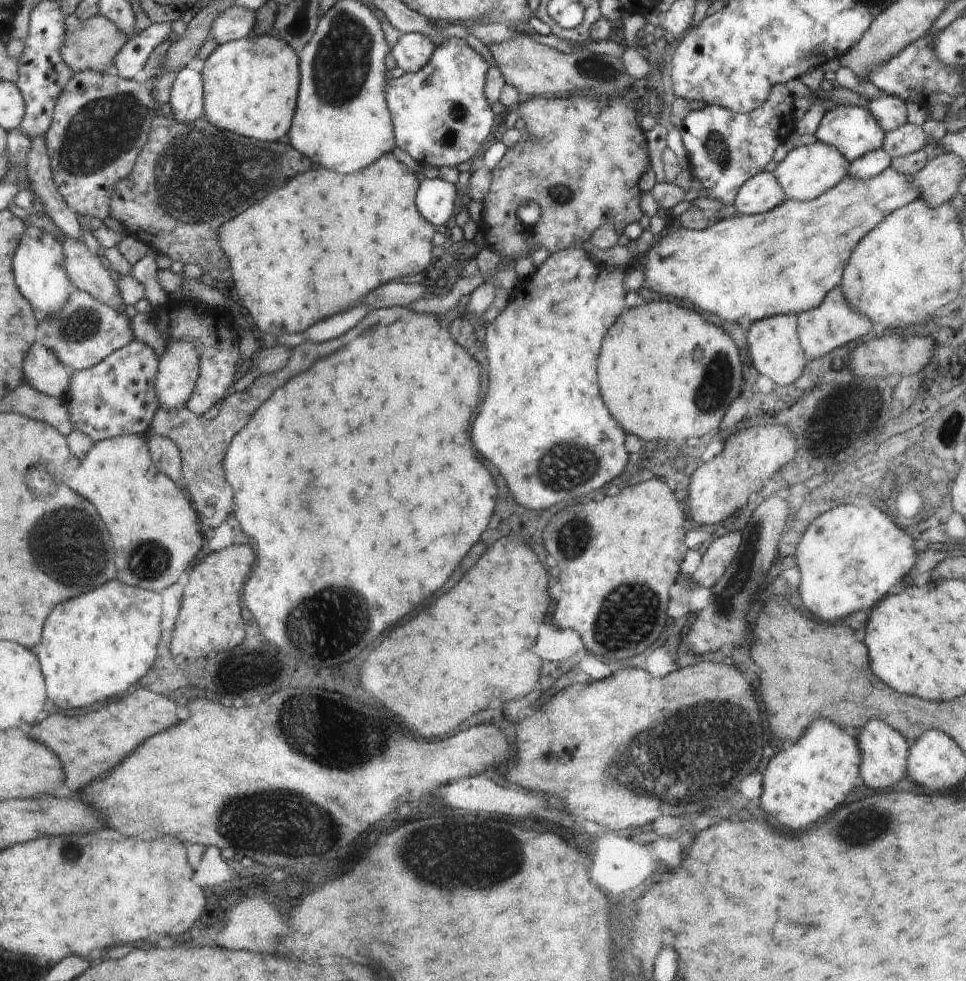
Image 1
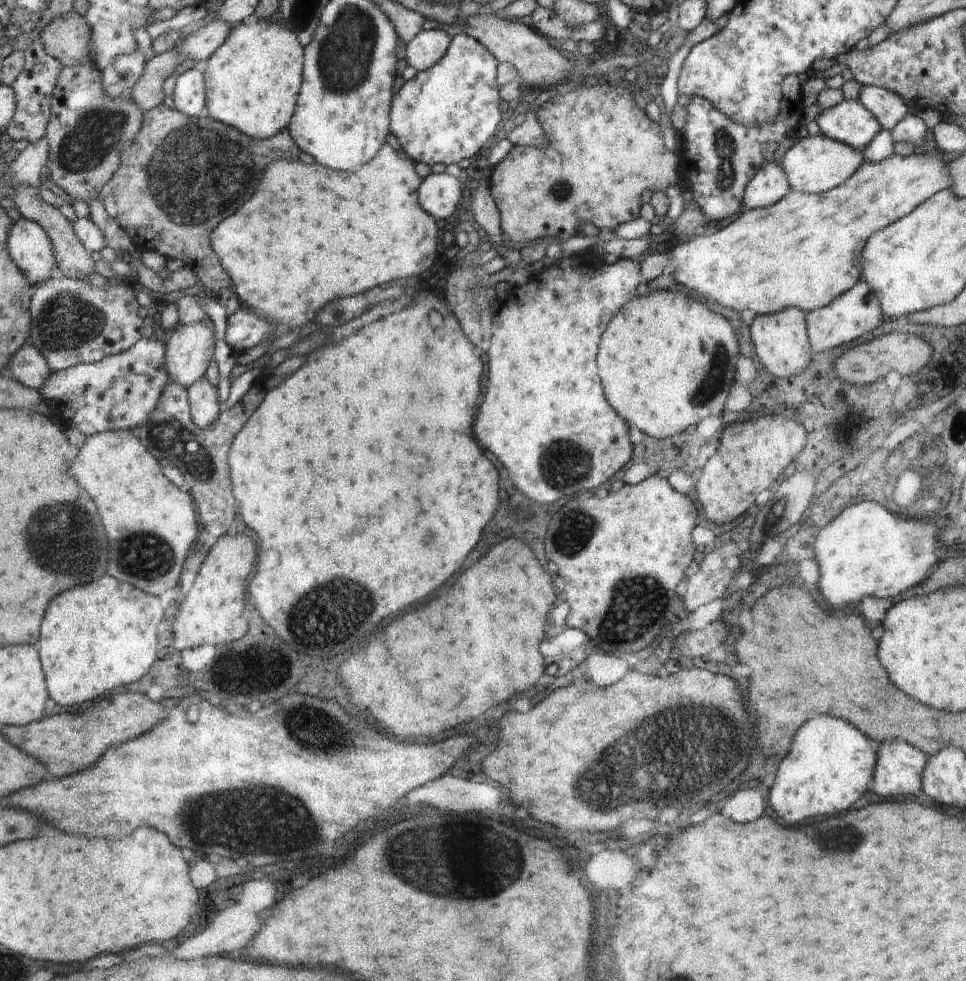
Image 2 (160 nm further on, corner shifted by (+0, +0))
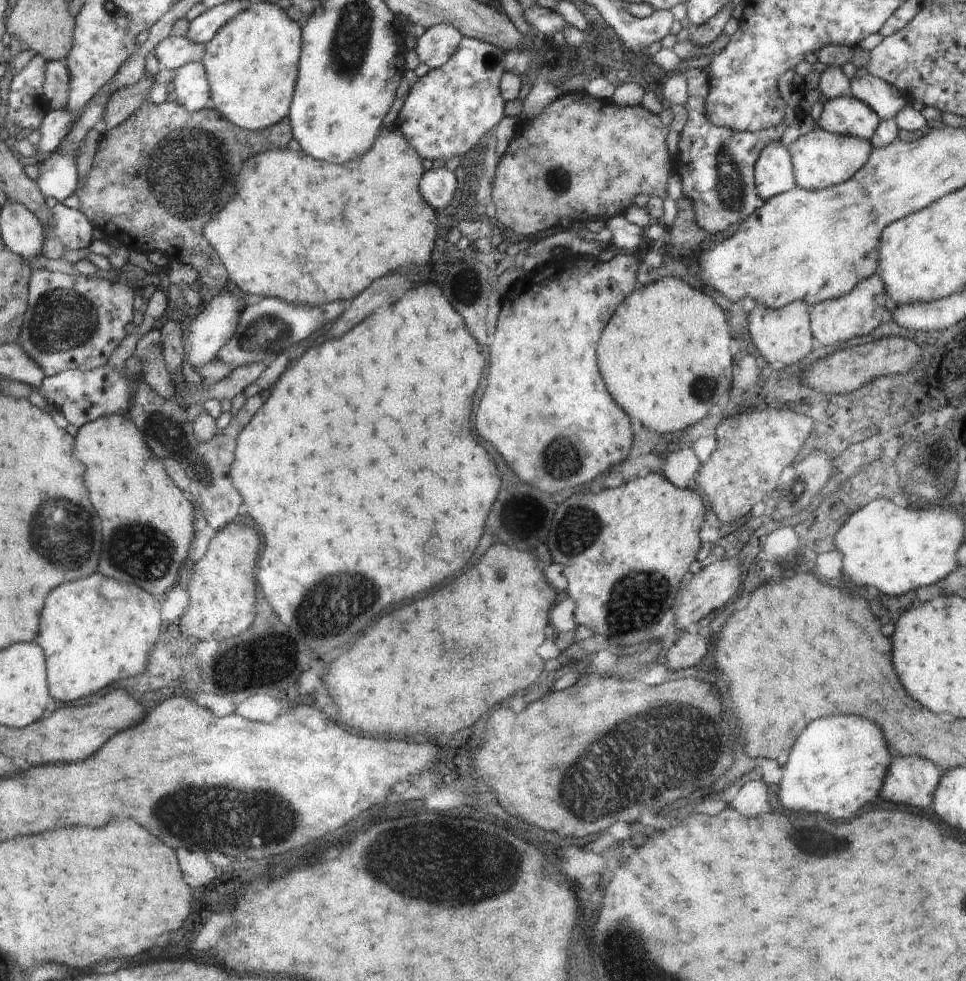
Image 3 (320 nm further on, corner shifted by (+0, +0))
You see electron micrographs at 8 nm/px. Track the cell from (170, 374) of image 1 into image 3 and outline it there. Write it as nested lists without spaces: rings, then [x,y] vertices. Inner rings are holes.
[[[225,290],[215,292],[211,301],[199,310],[198,317],[191,326],[190,335],[187,338],[183,336],[184,360],[196,369],[214,361],[217,352],[234,336],[244,307],[245,304],[235,292]]]

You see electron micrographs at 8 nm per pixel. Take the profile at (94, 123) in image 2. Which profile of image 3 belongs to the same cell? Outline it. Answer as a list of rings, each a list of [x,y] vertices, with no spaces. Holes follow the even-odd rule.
[[[64,60],[46,61],[43,91],[49,100],[50,108],[61,109],[67,106],[70,84],[71,73]]]

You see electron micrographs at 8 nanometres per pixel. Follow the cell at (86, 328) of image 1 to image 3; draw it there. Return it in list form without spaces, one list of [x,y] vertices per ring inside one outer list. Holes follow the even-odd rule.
[[[32,270],[30,302],[18,343],[46,377],[68,369],[89,371],[104,366],[124,340],[126,324],[134,316],[132,289],[96,276]]]

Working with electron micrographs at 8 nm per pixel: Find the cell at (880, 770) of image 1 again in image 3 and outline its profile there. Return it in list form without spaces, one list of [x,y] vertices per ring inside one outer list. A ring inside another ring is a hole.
[[[893,754],[879,794],[896,804],[930,810],[942,775],[941,768],[928,759]]]

